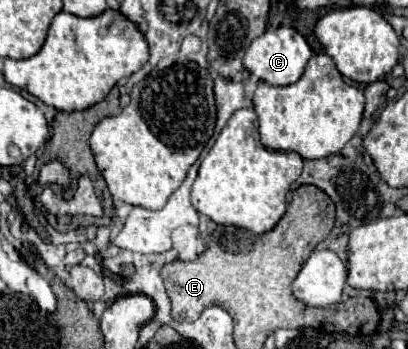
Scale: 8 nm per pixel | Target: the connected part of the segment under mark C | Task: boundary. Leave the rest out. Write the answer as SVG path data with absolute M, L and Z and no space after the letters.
M279 26L275 30L267 30L263 36L255 38L243 58L243 64L251 74L255 74L259 80L273 84L273 86L287 86L301 78L309 58L313 56L313 50L309 48L307 40L289 26Z

